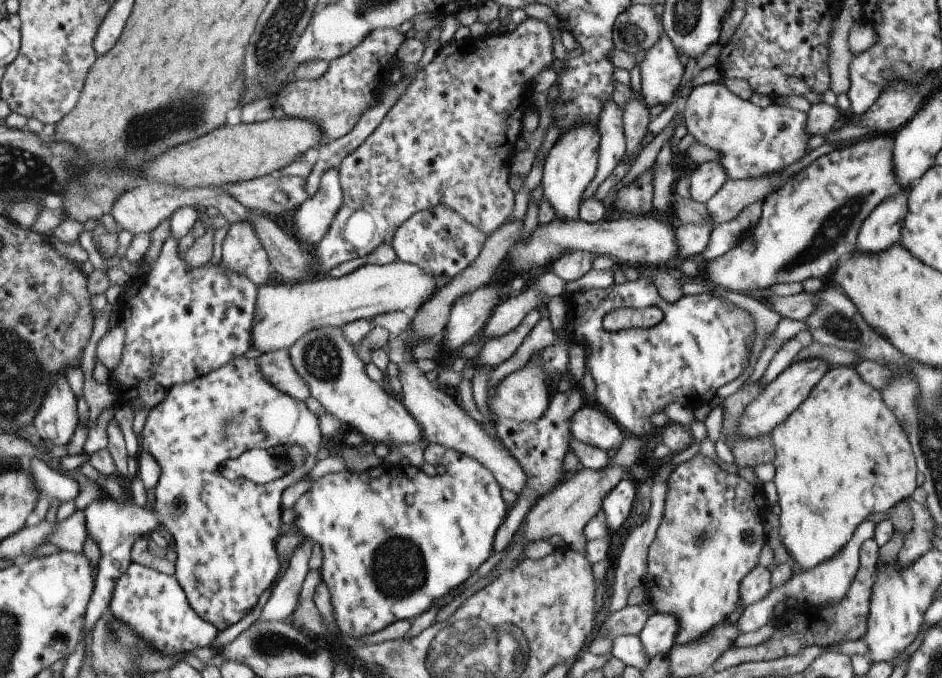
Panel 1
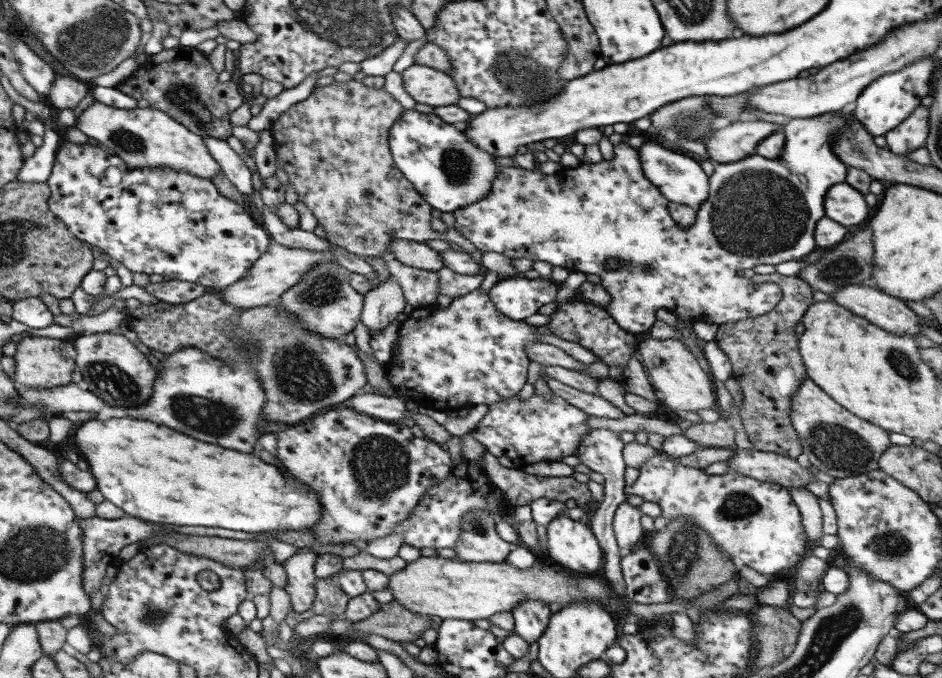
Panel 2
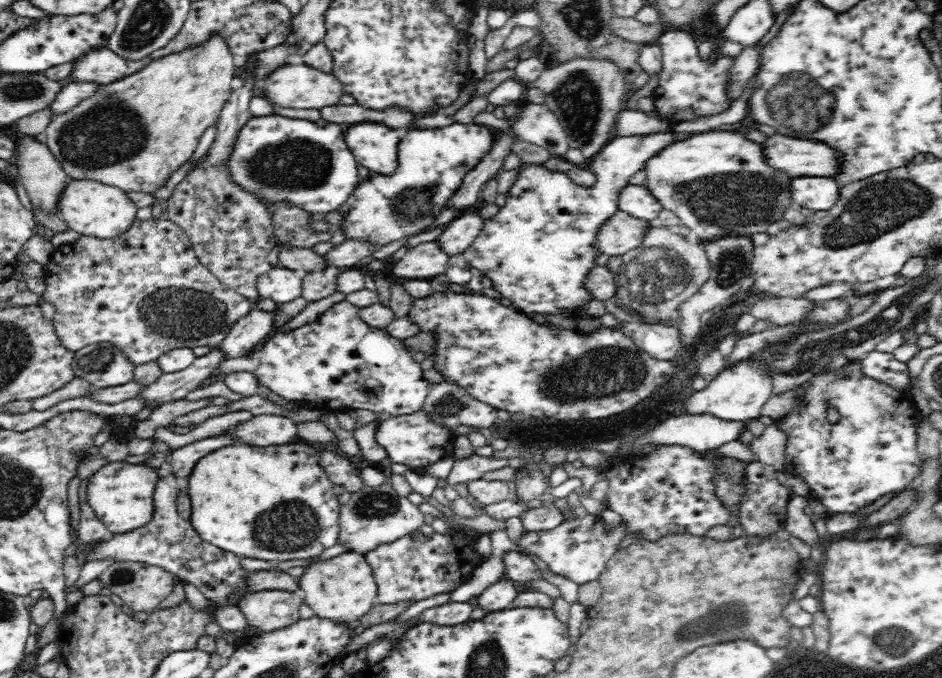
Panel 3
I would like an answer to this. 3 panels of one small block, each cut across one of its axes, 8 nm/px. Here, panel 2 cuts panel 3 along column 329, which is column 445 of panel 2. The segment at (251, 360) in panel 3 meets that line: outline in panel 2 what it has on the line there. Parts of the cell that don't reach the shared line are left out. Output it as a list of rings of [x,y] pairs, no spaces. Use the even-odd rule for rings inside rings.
[[[477,288],[463,296],[453,298],[446,308],[441,309],[434,306],[424,309],[421,312],[410,313],[407,318],[400,323],[400,330],[396,338],[398,348],[391,354],[389,364],[385,364],[385,367],[383,367],[383,377],[385,377],[385,379],[389,381],[389,384],[393,386],[393,389],[399,393],[400,398],[405,398],[409,405],[417,409],[429,407],[436,411],[446,412],[448,410],[458,410],[459,408],[472,408],[476,404],[488,405],[489,403],[501,401],[516,395],[517,392],[521,390],[521,386],[525,384],[527,364],[529,361],[527,355],[525,355],[524,348],[527,344],[537,342],[539,332],[543,334],[545,330],[539,330],[538,326],[533,327],[524,321],[516,321],[501,314],[501,312],[495,308],[493,302],[489,300],[488,293],[481,292],[481,290]]]

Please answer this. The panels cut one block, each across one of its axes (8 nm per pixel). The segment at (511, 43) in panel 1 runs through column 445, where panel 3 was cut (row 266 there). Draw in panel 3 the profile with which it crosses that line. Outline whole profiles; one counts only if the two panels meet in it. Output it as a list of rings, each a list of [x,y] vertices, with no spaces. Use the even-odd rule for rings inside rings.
[[[134,219],[134,222],[122,234],[114,238],[97,239],[92,236],[80,235],[73,242],[64,246],[55,248],[50,260],[43,268],[43,282],[45,290],[41,297],[44,302],[52,304],[55,308],[52,324],[54,332],[56,333],[58,342],[66,349],[74,352],[75,350],[84,348],[89,344],[98,342],[110,342],[116,348],[121,350],[121,353],[126,356],[128,362],[134,366],[140,364],[148,364],[152,360],[156,360],[158,356],[165,352],[174,350],[176,348],[198,348],[198,346],[216,347],[224,342],[224,338],[228,336],[232,326],[252,311],[253,304],[247,296],[236,292],[233,288],[226,286],[195,254],[190,239],[185,235],[185,232],[170,219],[168,220],[154,220],[148,219],[142,222]]]

